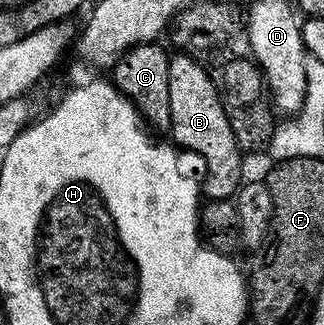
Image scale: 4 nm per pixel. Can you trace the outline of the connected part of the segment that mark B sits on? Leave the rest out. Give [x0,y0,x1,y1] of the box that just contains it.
[168,54,244,200]

